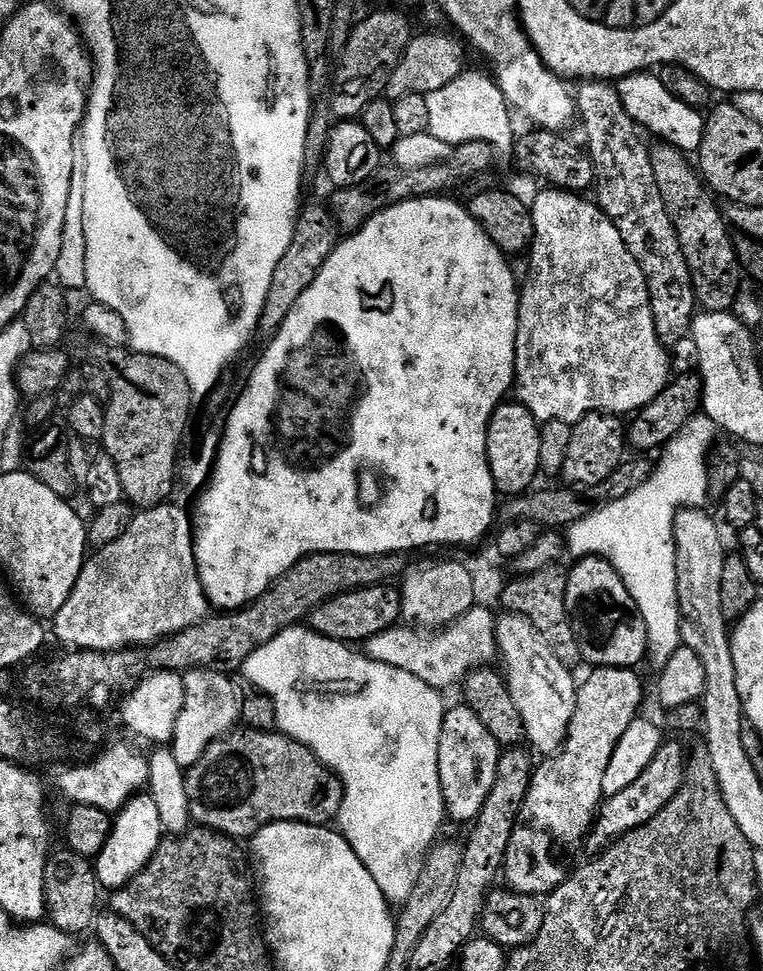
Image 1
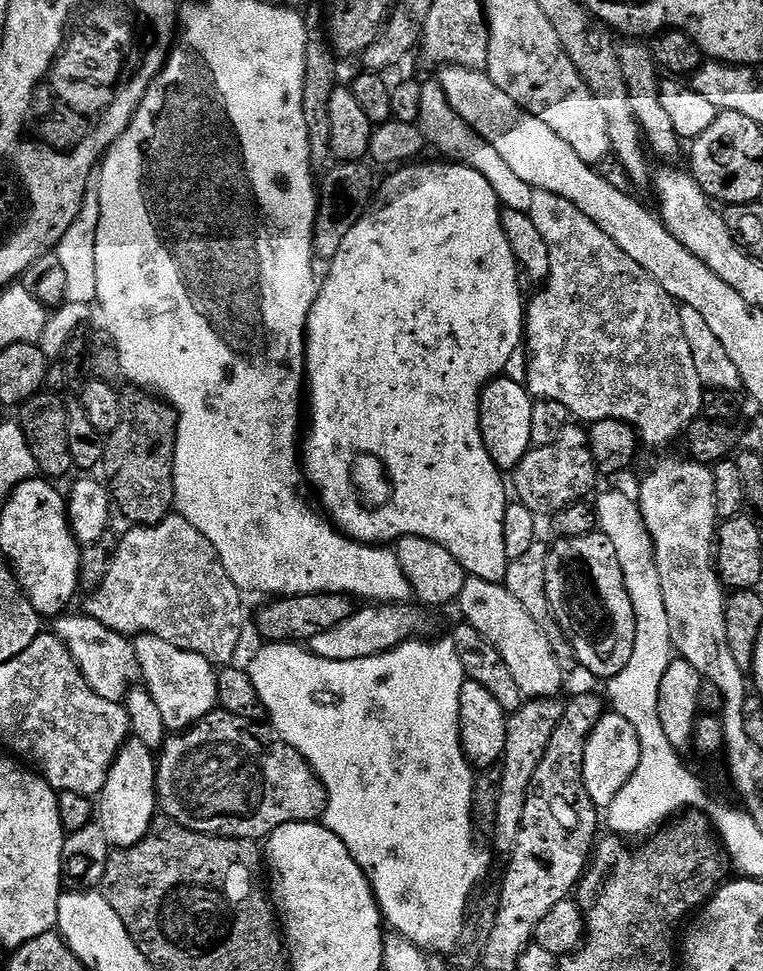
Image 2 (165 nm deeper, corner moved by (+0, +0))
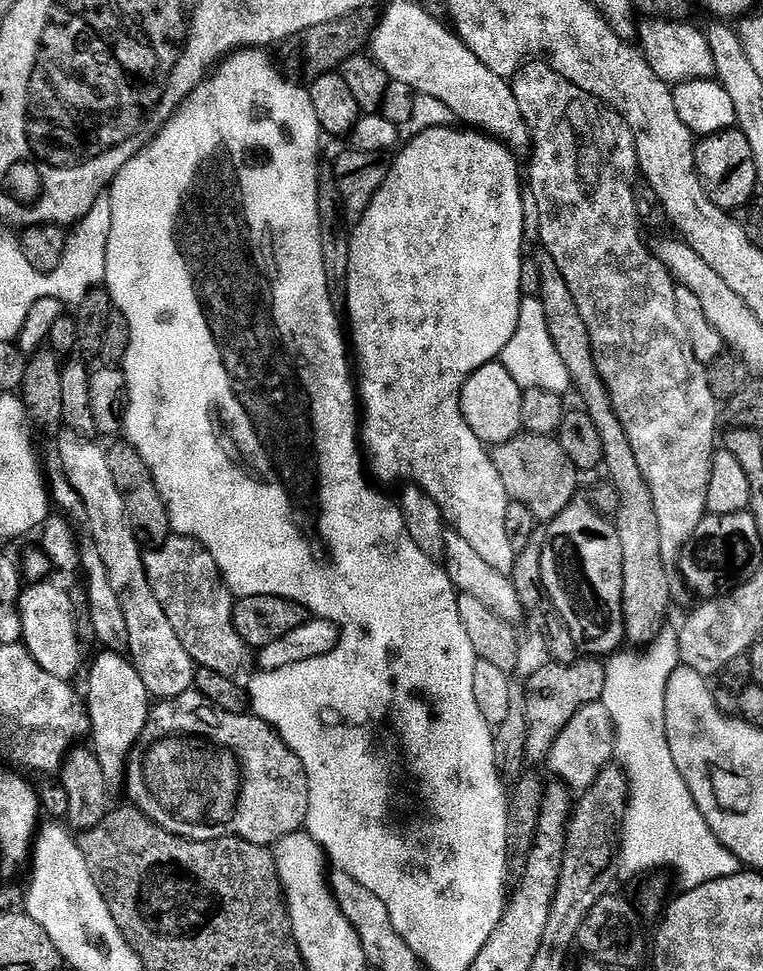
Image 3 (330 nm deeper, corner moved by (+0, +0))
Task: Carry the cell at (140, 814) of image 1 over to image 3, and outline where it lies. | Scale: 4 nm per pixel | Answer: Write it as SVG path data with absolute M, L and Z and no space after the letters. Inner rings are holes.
M104 650L101 653L88 672L88 720L92 723L90 747L98 758L98 766L102 766L105 781L112 786L123 785L126 765L148 721L150 697L131 659L115 651Z

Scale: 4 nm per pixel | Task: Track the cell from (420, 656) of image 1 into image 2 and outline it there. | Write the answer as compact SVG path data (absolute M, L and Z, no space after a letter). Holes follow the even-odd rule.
M380 602L375 606L364 606L361 612L360 609L353 611L346 622L338 622L338 626L334 626L329 632L320 632L317 636L311 637L310 651L318 658L334 662L350 662L358 658L370 658L391 652L405 640L425 635L428 616L419 610L424 611L412 602Z

